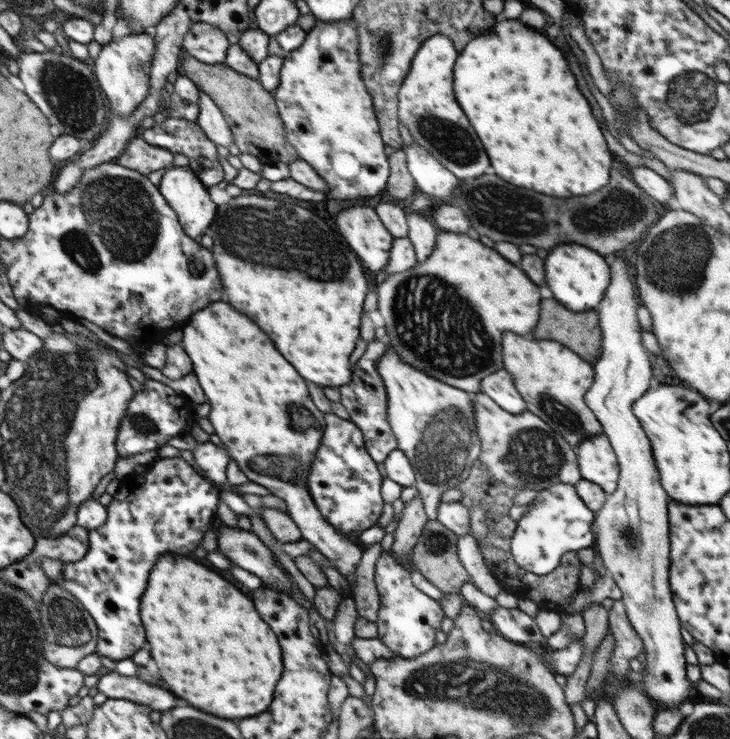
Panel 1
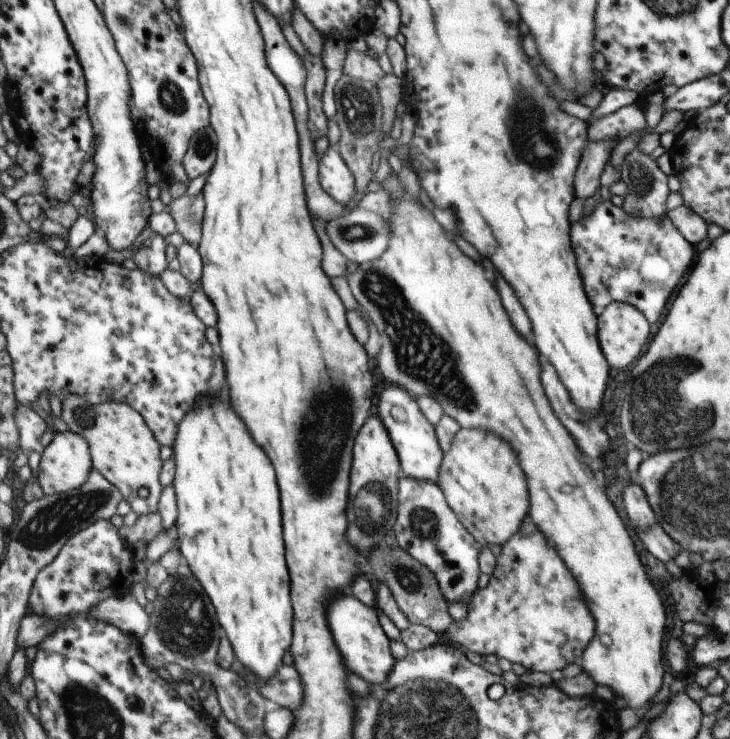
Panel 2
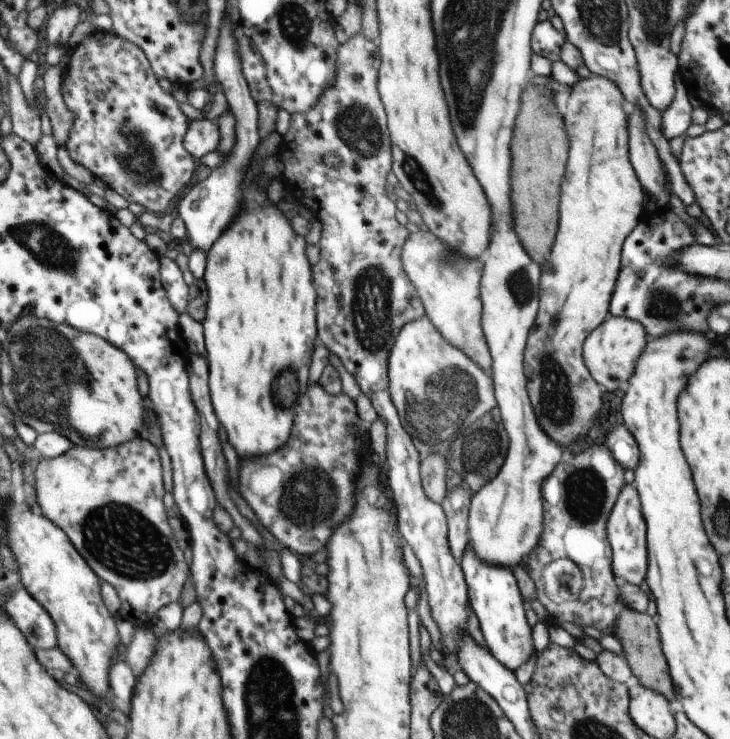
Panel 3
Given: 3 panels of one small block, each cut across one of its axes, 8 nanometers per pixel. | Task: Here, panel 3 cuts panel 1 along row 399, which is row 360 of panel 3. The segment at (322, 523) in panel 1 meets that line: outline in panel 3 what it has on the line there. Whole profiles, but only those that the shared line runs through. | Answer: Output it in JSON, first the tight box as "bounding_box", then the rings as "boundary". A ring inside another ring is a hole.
{"bounding_box":[201,156,316,458],"boundary":[[[272,156],[252,166],[246,174],[244,196],[248,202],[244,210],[207,252],[204,279],[208,300],[206,316],[201,322],[206,338],[212,404],[230,444],[240,454],[246,454],[246,458],[268,456],[288,442],[298,400],[308,386],[308,364],[316,336],[316,290],[312,288],[310,262],[304,254],[306,242],[294,234],[278,208],[266,202],[266,194],[252,186],[252,172],[256,172],[256,168],[268,178],[282,174],[282,162]]]}

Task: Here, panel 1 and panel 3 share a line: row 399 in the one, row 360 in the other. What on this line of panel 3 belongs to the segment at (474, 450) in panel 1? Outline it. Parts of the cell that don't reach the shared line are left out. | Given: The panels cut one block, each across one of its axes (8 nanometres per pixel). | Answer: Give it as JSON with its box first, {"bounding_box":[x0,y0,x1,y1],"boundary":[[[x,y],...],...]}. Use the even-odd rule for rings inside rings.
{"bounding_box":[387,314,496,461],"boundary":[[[426,314],[422,318],[404,325],[400,330],[387,358],[390,398],[396,406],[396,412],[408,434],[411,434],[412,444],[418,451],[420,461],[433,453],[447,456],[451,442],[463,430],[466,430],[474,420],[478,420],[484,412],[488,414],[496,408],[494,382],[491,375],[468,358],[461,350],[452,346],[436,330]]]}

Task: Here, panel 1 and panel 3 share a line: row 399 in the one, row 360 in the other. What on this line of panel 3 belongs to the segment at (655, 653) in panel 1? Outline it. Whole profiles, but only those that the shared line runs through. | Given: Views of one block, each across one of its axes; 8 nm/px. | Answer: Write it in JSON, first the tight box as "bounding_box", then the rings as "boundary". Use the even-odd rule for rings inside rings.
{"bounding_box":[583,315,648,392],"boundary":[[[609,315],[606,320],[592,331],[583,346],[583,358],[592,378],[606,390],[614,392],[616,388],[623,388],[636,368],[638,358],[646,348],[648,334],[640,322],[630,318],[620,318]]]}

